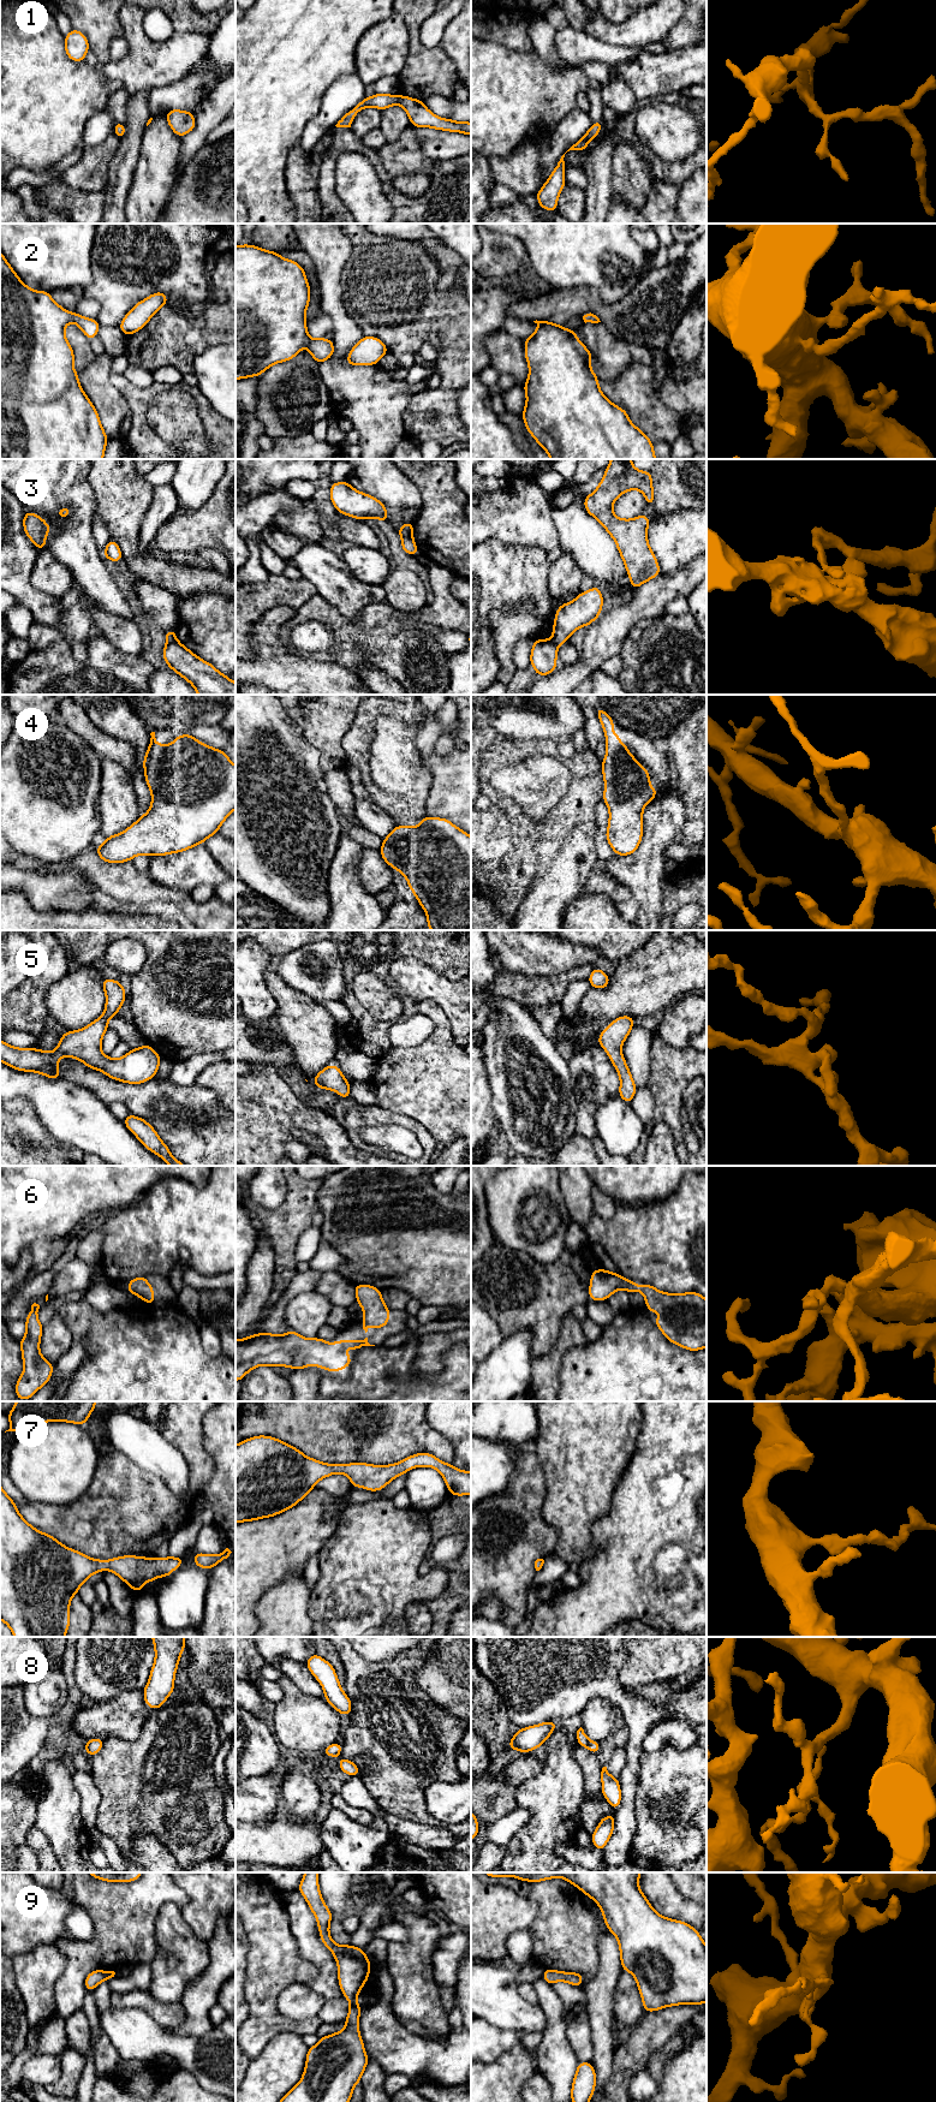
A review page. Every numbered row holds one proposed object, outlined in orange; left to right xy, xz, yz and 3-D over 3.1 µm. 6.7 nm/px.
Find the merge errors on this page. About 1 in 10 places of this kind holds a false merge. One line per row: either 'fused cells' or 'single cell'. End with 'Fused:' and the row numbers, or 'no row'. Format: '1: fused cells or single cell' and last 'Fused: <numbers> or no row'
1: single cell
2: single cell
3: fused cells
4: single cell
5: single cell
6: single cell
7: single cell
8: single cell
9: single cell
Fused: 3

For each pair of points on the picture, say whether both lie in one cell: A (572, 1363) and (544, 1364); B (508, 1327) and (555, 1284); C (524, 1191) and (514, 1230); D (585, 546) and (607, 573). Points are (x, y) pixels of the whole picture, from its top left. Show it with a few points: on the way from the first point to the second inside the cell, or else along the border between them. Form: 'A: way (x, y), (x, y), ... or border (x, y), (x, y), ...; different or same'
A: border (583, 1345), (570, 1349), (562, 1357), (558, 1388); different
B: way (520, 1315), (543, 1294); same
C: way (518, 1201), (516, 1220); same
D: way (592, 553), (606, 566); same

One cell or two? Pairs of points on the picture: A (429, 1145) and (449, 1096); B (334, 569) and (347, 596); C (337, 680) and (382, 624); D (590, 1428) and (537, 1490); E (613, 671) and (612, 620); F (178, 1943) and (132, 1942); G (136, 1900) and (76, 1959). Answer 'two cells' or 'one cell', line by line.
A: two cells
B: one cell
C: two cells
D: two cells
E: two cells
F: two cells
G: one cell

